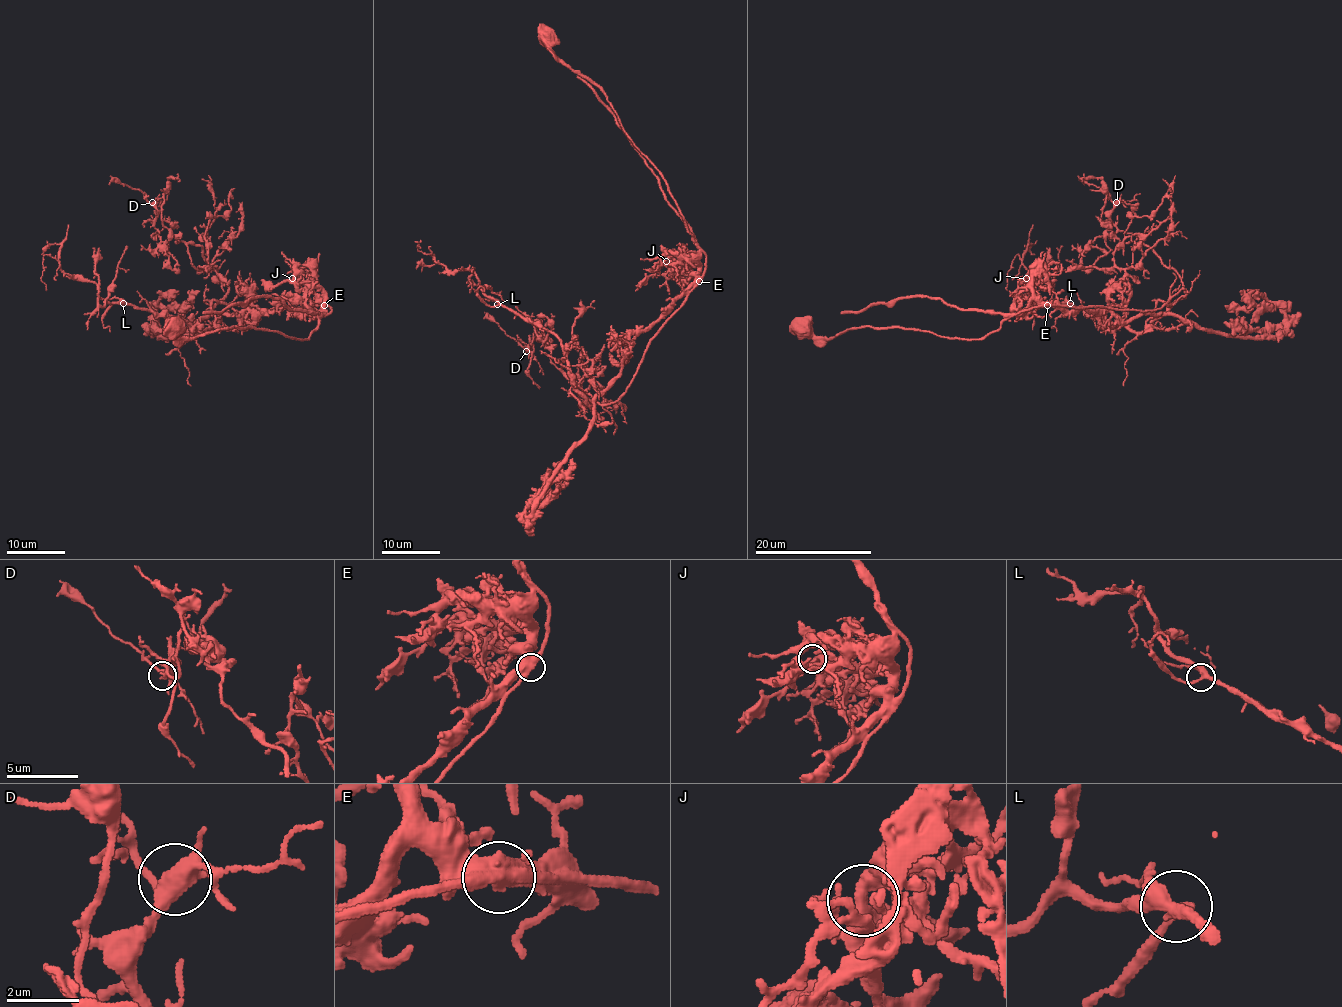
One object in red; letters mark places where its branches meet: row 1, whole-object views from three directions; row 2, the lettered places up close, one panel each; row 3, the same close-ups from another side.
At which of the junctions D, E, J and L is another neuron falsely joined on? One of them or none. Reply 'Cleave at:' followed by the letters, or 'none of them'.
Cleave at: E

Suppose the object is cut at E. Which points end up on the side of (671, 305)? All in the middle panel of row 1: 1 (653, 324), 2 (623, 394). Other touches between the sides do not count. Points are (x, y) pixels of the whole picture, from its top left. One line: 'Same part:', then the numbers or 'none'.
Same part: 1

